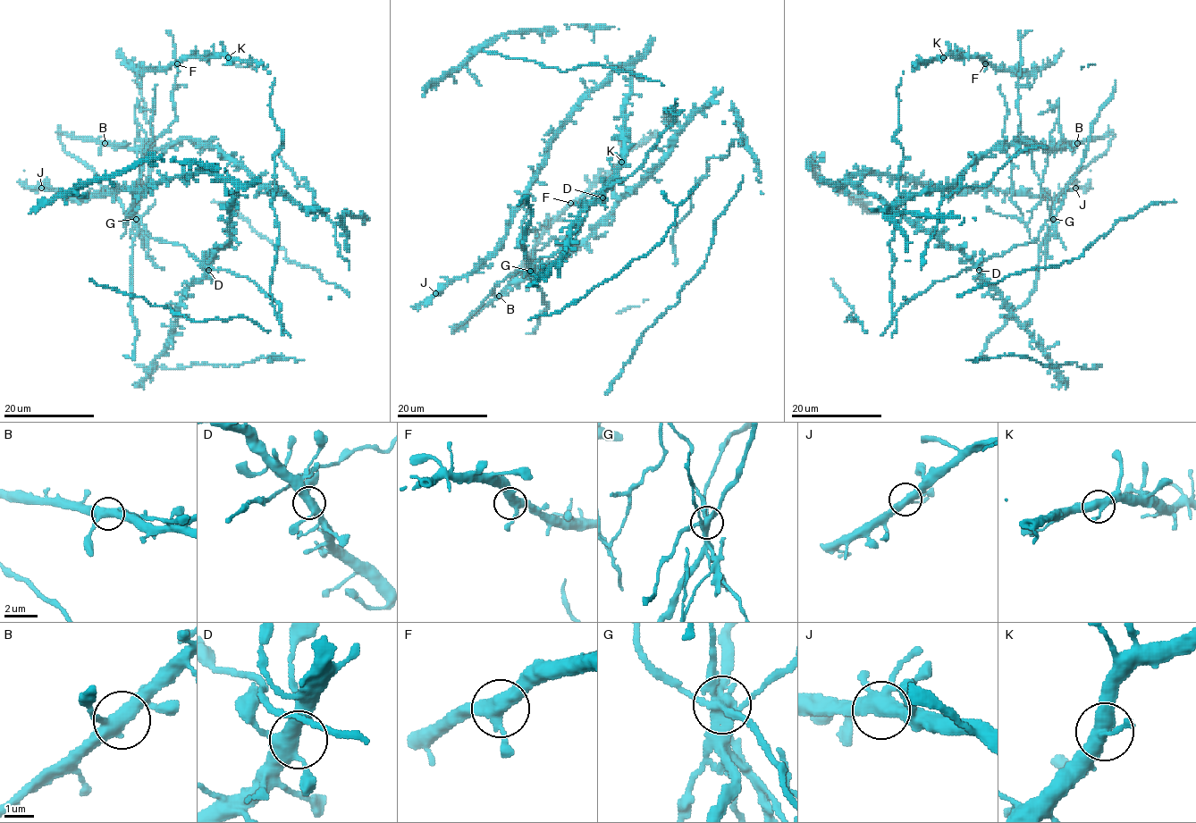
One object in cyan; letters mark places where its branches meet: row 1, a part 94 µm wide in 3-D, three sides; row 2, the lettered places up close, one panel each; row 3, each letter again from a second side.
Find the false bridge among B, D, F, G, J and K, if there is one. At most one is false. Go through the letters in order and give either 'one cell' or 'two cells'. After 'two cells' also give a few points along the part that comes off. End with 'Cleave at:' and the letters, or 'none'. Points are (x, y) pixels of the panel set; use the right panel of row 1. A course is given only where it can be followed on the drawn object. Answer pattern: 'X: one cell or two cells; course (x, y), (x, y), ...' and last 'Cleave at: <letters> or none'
B: one cell
D: one cell
F: one cell
G: two cells
J: one cell
K: one cell
Cleave at: G

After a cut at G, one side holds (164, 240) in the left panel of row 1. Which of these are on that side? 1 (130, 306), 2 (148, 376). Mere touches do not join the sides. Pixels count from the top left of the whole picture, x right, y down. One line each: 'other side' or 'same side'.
1: other side
2: same side

